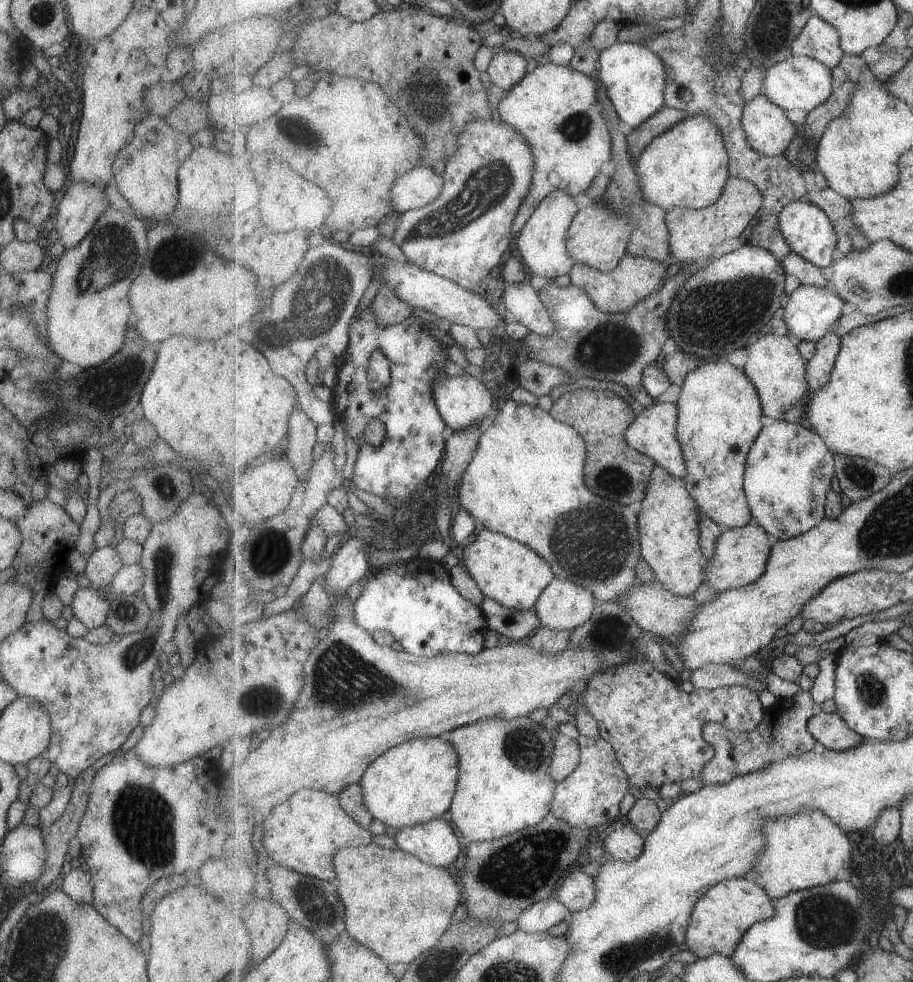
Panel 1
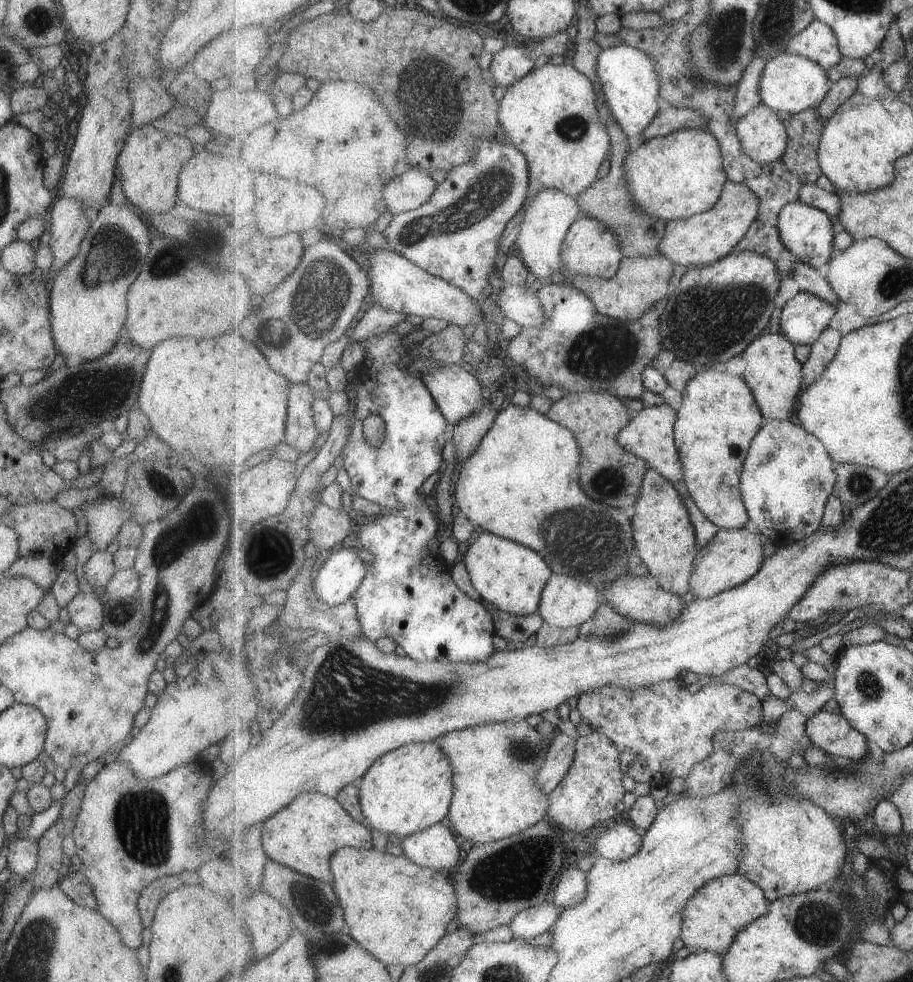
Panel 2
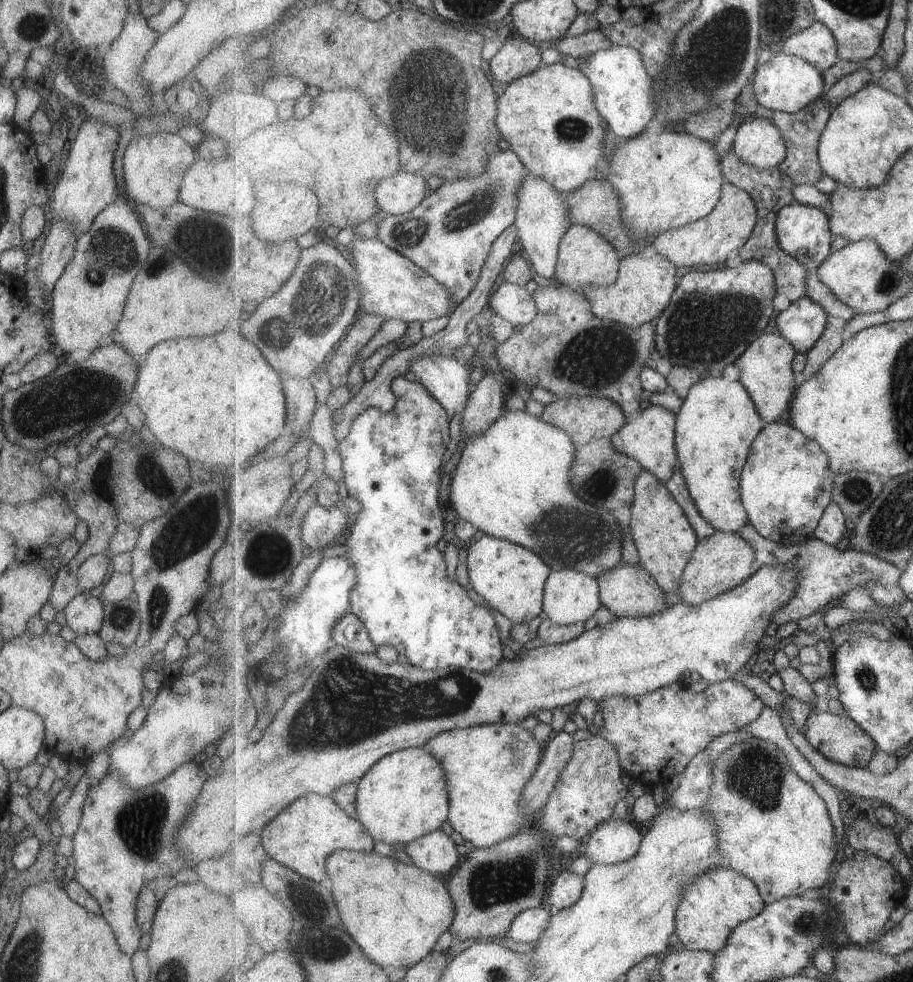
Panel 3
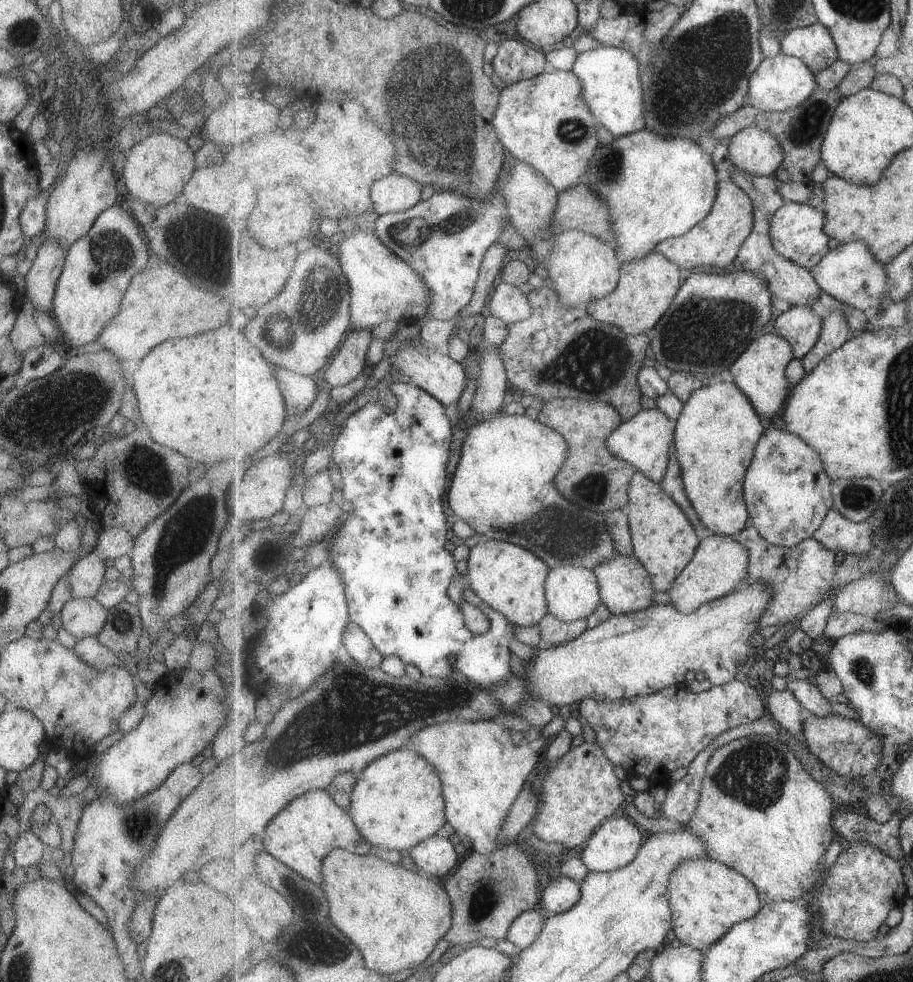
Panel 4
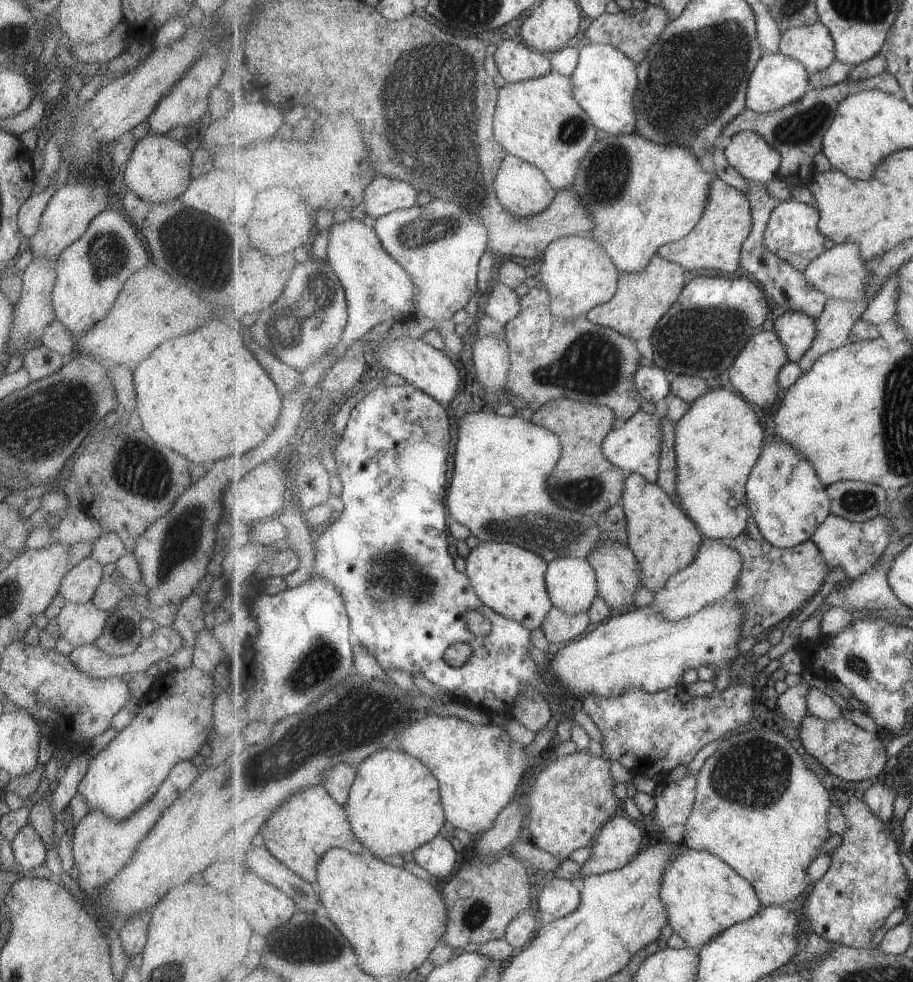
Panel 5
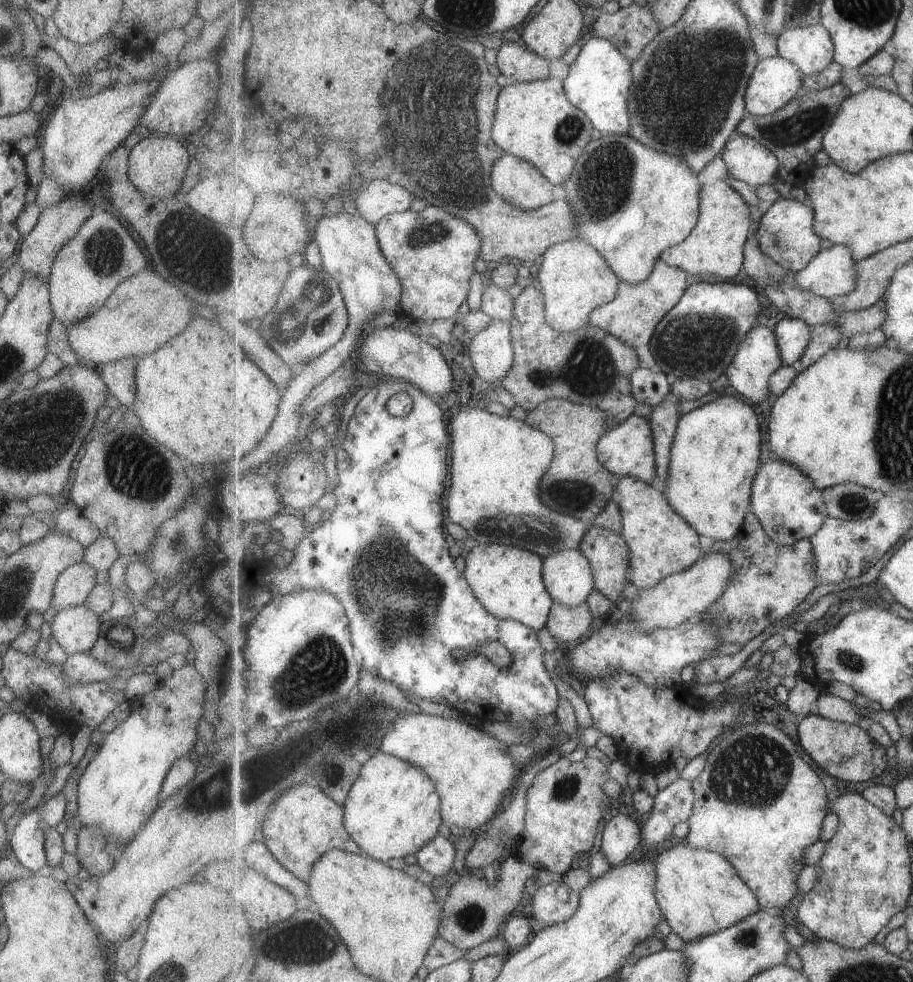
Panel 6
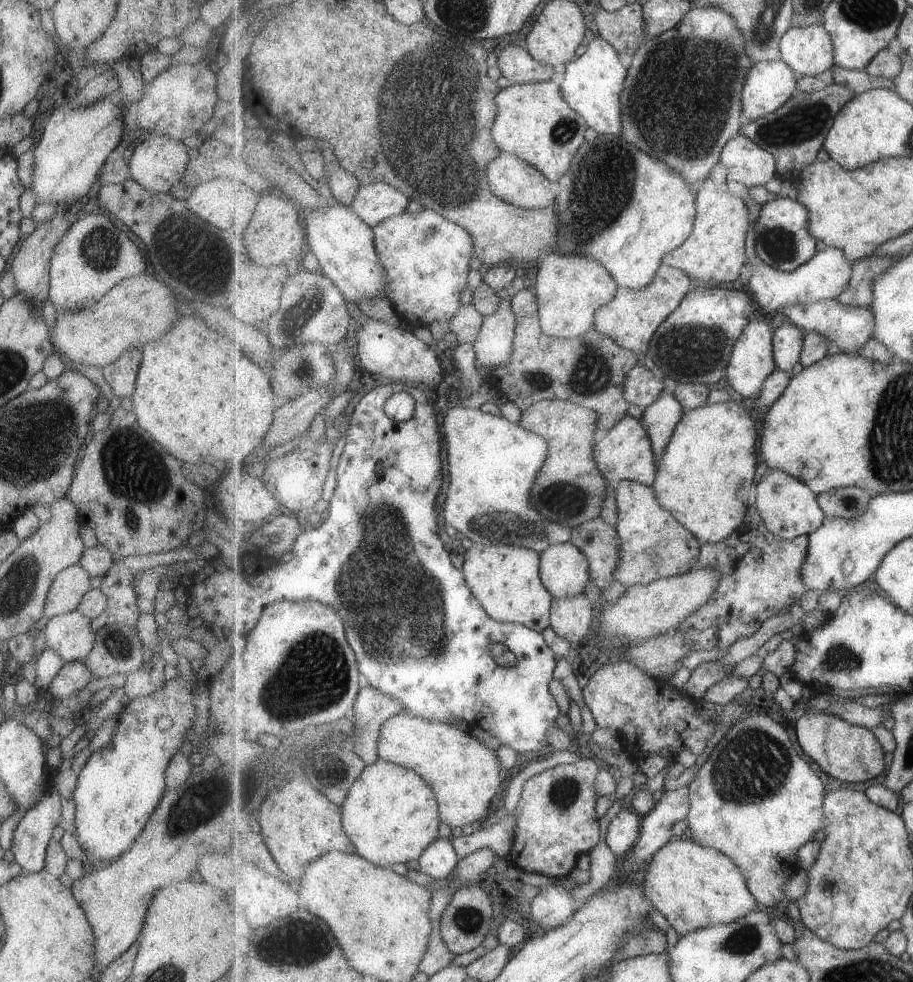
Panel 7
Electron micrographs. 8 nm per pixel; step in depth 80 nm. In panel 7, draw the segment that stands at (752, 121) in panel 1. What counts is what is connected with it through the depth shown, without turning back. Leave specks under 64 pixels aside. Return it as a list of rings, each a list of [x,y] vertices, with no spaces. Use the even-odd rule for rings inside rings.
[[[745,135],[734,136],[726,144],[726,148],[722,150],[721,162],[727,168],[727,180],[740,182],[746,187],[765,186],[769,180],[778,177],[775,155]]]

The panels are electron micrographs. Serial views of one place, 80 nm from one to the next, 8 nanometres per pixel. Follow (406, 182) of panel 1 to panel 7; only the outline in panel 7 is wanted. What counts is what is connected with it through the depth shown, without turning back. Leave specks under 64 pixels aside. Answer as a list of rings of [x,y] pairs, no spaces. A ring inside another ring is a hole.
[[[376,180],[360,185],[351,207],[369,226],[376,227],[386,218],[405,213],[409,200],[402,190]]]

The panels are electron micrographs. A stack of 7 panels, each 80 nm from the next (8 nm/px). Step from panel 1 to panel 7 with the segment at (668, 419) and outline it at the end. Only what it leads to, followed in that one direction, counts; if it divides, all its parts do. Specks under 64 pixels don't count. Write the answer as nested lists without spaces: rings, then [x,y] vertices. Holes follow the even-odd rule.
[[[627,415],[622,418],[608,433],[594,446],[594,457],[598,467],[611,484],[618,484],[623,479],[654,486],[658,467],[654,455],[654,446],[650,434],[641,420]]]

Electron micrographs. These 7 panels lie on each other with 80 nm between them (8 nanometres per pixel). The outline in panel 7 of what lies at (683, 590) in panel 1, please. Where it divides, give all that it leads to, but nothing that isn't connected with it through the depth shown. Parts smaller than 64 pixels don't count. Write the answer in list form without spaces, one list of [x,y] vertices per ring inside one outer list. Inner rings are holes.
[[[629,479],[620,481],[616,488],[620,518],[617,530],[622,542],[616,580],[628,588],[648,585],[660,578],[685,574],[695,569],[702,553],[700,538],[661,506],[655,489]]]

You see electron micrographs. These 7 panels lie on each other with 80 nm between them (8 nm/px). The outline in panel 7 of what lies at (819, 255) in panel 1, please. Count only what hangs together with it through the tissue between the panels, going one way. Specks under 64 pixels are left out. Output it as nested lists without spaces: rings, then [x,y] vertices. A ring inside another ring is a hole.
[[[777,197],[761,206],[755,221],[757,254],[777,270],[793,272],[809,262],[817,252],[817,239],[811,234],[810,210],[799,200]]]

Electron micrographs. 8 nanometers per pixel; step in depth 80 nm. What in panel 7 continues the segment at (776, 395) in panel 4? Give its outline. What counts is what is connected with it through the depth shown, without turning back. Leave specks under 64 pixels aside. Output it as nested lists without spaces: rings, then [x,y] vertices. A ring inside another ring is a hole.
[[[760,316],[752,319],[736,342],[726,376],[729,384],[744,398],[758,399],[765,380],[778,369],[774,359],[774,329],[772,323],[765,322]]]

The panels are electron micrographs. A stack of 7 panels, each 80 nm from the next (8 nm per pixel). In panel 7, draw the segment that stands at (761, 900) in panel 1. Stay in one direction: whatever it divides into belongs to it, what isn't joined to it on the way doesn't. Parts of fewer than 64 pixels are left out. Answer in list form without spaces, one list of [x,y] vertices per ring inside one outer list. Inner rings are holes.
[[[672,838],[649,862],[643,888],[679,937],[693,931],[735,922],[752,913],[758,900],[738,863],[724,852],[704,847],[693,838]]]

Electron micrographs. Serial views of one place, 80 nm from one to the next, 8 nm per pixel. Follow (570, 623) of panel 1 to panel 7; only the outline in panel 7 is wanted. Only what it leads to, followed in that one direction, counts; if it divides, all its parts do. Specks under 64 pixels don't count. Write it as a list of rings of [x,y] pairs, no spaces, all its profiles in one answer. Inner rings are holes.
[[[573,543],[551,545],[541,554],[542,581],[557,598],[573,598],[583,594],[592,580],[587,555]]]

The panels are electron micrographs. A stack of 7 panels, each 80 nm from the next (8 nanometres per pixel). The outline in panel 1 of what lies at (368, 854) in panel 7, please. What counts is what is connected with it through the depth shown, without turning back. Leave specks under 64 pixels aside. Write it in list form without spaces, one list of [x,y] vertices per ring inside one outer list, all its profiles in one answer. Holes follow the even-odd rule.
[[[440,736],[403,742],[376,759],[363,776],[366,809],[392,833],[437,820],[450,811],[458,793],[459,764],[455,746]]]

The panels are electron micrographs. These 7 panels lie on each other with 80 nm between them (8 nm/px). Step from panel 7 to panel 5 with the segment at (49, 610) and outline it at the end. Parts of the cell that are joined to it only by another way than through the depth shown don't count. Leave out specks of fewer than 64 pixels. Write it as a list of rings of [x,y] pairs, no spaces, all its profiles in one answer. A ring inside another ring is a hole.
[[[85,557],[81,562],[72,566],[61,579],[57,594],[61,594],[65,603],[86,603],[92,600],[95,589],[103,580],[101,574],[103,572],[102,564],[93,557]]]

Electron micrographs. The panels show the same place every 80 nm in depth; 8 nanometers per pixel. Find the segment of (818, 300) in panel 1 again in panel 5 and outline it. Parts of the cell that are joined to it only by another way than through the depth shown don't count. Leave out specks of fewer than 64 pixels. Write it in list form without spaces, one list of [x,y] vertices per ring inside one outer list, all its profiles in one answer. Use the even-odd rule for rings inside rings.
[[[787,311],[777,318],[773,330],[786,344],[790,360],[799,362],[814,344],[818,321],[801,311]]]

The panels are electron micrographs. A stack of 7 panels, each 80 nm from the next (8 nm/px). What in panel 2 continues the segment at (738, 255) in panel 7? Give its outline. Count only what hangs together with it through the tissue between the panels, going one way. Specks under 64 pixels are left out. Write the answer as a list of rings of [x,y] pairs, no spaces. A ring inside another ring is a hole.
[[[728,181],[715,208],[691,218],[673,220],[666,226],[666,234],[659,244],[660,255],[667,256],[674,264],[685,267],[709,266],[729,256],[747,236],[759,217],[761,195],[747,184]]]

